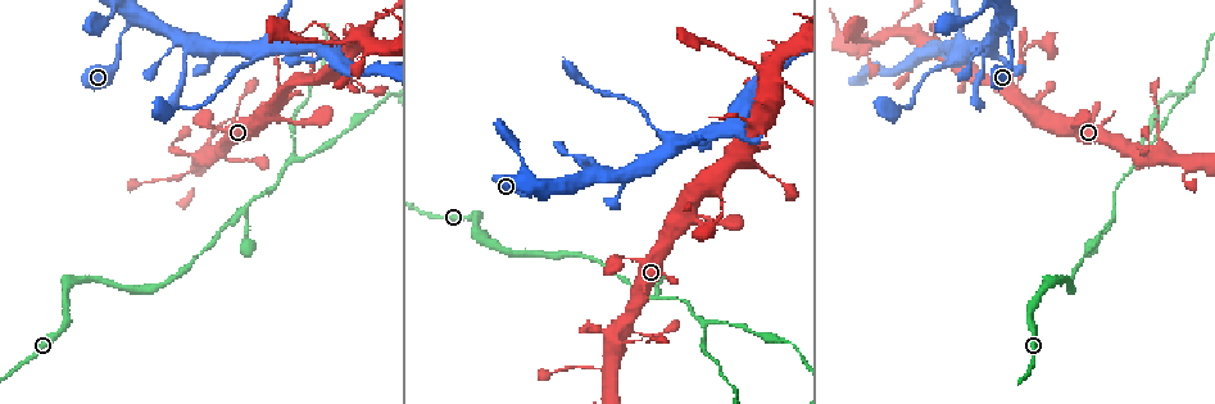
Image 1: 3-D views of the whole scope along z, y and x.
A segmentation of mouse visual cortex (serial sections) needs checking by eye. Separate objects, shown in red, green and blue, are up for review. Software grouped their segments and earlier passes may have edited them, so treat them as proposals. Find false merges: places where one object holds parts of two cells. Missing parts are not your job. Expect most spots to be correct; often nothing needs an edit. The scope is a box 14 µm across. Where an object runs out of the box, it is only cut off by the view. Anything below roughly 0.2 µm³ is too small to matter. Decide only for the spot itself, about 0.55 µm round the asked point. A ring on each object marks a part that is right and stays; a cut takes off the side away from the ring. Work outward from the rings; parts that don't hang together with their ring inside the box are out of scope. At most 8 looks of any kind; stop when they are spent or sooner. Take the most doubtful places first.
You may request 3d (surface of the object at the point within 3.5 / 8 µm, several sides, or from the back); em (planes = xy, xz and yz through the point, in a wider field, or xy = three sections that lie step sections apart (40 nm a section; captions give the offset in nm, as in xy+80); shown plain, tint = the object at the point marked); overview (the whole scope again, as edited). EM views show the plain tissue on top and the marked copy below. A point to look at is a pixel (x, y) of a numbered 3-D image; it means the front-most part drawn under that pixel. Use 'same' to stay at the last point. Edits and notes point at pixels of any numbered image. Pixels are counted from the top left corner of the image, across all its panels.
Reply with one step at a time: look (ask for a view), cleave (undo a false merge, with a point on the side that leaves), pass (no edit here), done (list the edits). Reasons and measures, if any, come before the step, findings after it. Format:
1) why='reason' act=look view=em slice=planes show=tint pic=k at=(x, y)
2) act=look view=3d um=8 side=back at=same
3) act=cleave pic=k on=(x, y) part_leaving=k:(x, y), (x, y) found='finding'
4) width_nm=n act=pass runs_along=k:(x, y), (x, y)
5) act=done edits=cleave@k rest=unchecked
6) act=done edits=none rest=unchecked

why='thick turns thin' act=look view=3d um=3.5 pic=1 at=(1115, 206)

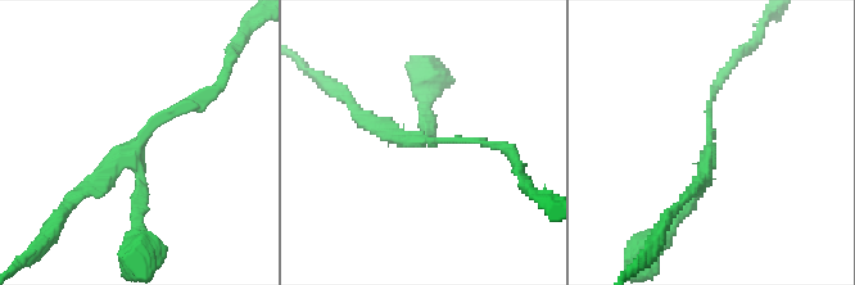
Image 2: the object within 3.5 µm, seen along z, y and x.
act=look view=em slice=xy step=5 show=tint pic=2 at=(426, 139)

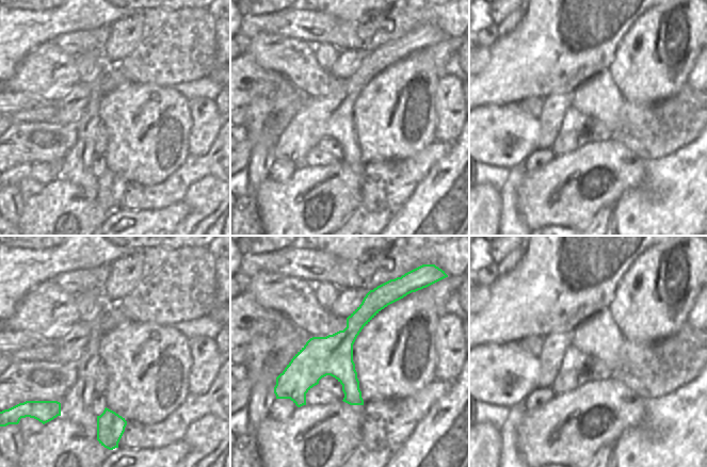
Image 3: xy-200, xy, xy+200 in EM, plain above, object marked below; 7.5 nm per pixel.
act=pass runs_along=3:(391, 299), (284, 380) found='continuous, no second cell'

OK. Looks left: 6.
why='three arms meet' act=look view=3d um=3.5 side=back pic=1 at=(703, 321)

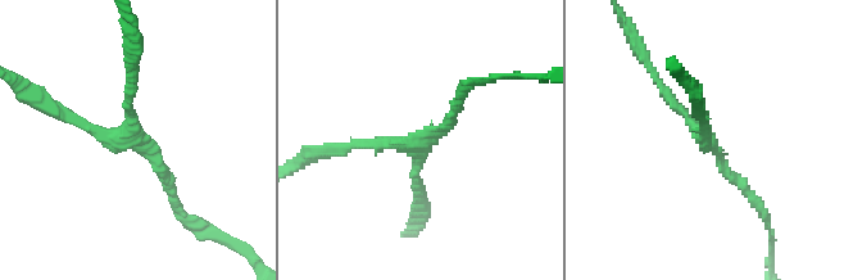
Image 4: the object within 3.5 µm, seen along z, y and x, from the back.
arms=3 arm_widths_nm=150,150,150 act=look view=em slice=xy step=2 show=tint pic=4 at=(128, 133)

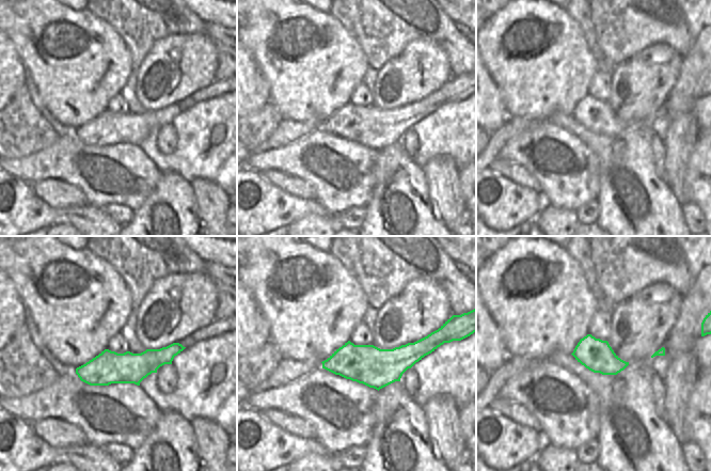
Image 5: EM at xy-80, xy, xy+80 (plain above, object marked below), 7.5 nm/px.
act=pass runs_along=5:(179, 347), (135, 367), (78, 371) found='all the same cell'

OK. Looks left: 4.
why='sudden change in width' act=look view=3d um=3.5 pic=1 at=(255, 55)

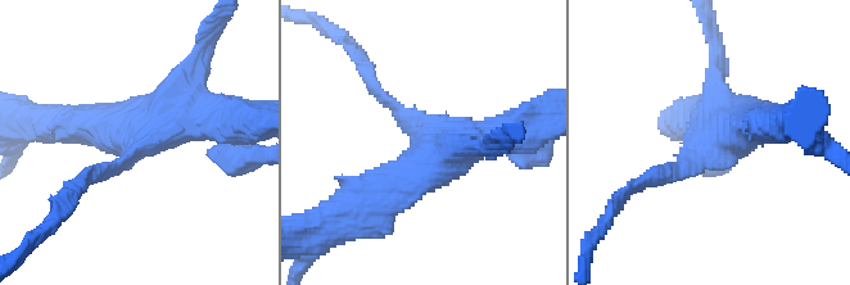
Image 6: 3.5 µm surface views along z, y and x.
why='now the EM' act=look view=em slice=xy step=3 show=tint pic=6 at=(423, 147)

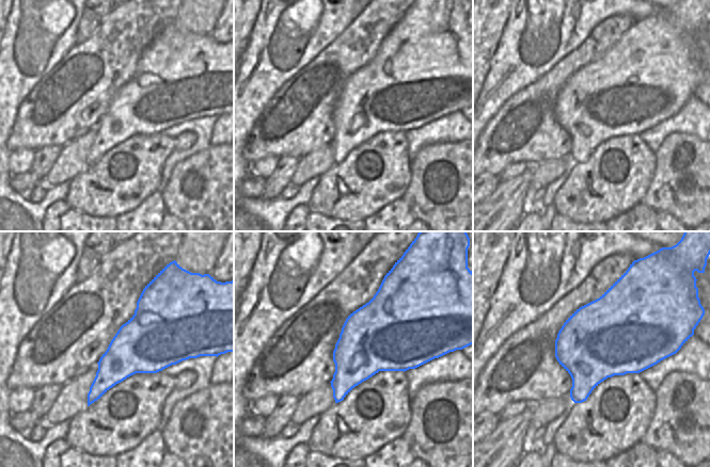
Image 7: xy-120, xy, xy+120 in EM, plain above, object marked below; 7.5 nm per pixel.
arms=4 arm_widths_nm=150,200,450,500 act=pass runs_along=6:(353, 211), (455, 148), (506, 132) found='all the same cell'

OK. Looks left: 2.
act=done edits=none rest=unchecked

